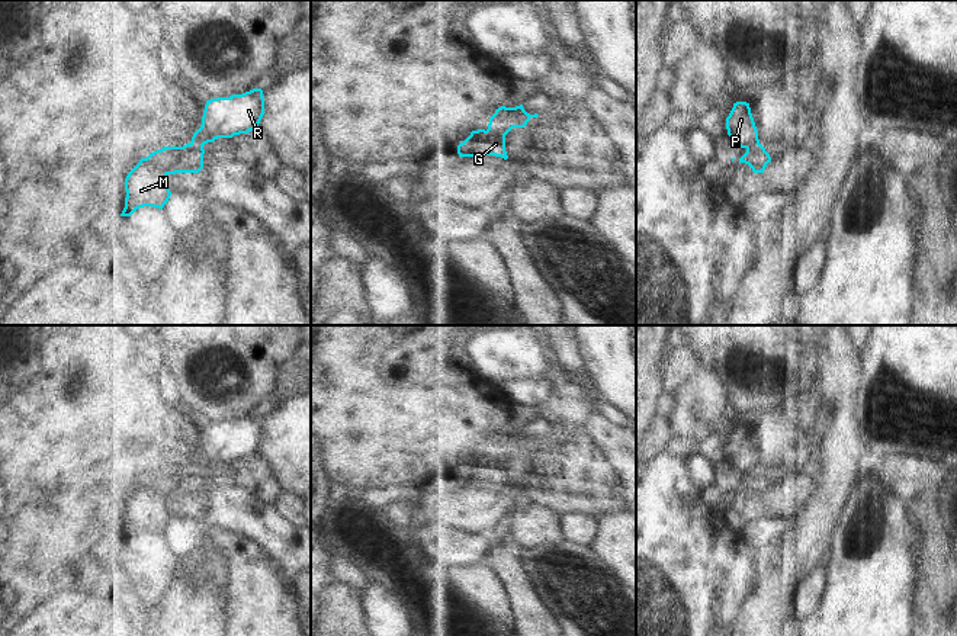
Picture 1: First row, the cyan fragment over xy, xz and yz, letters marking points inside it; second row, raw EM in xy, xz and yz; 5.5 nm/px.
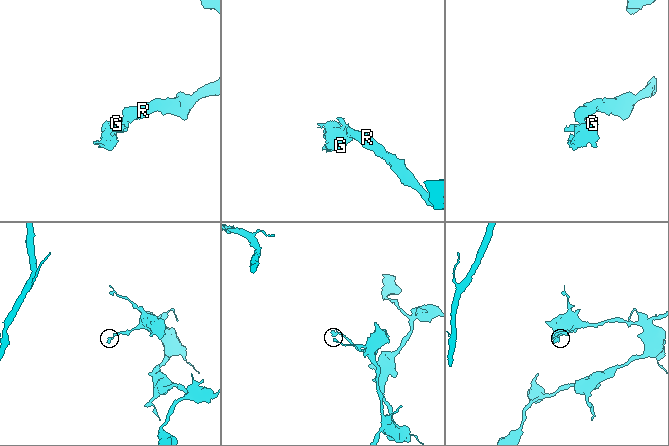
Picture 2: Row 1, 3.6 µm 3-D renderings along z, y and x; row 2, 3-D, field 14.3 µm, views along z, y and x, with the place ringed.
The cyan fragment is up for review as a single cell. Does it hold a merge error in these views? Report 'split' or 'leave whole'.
split

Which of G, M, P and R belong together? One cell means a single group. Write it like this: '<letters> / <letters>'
G M / P R

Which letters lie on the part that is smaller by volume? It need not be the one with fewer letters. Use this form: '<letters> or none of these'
G, M

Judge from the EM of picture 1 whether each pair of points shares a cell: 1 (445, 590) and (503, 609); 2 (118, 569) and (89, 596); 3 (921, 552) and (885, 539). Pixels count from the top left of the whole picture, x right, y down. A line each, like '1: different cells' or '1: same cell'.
1: same cell
2: different cells
3: different cells

